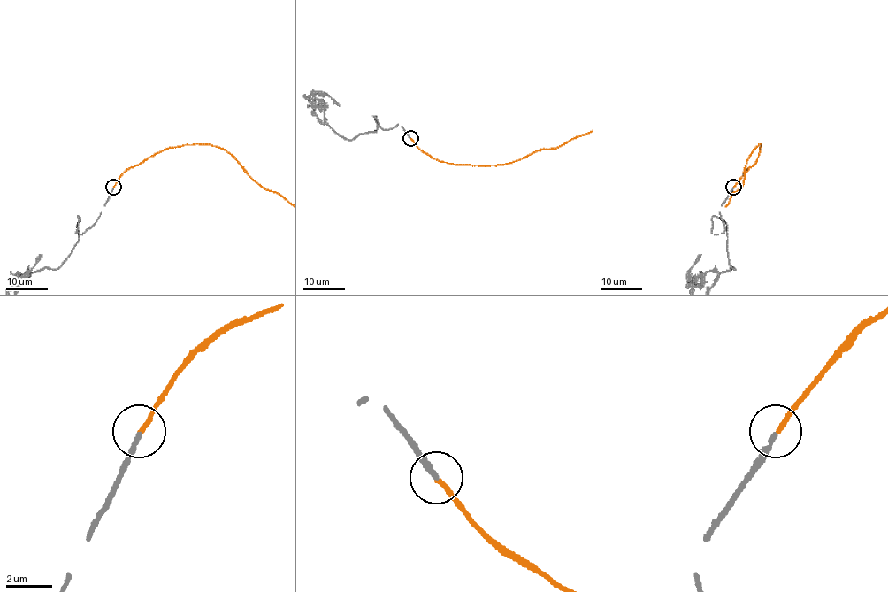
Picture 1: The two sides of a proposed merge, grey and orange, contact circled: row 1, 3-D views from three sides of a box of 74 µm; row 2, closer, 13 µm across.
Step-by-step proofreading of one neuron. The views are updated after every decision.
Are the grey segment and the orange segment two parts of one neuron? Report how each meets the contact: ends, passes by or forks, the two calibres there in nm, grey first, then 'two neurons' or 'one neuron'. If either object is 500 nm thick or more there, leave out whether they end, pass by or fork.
grey ends; orange ends; calibres 200 and 190 nm; one neuron

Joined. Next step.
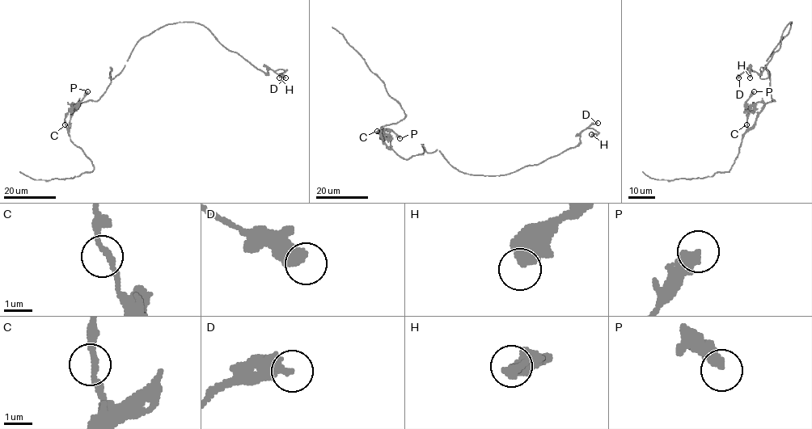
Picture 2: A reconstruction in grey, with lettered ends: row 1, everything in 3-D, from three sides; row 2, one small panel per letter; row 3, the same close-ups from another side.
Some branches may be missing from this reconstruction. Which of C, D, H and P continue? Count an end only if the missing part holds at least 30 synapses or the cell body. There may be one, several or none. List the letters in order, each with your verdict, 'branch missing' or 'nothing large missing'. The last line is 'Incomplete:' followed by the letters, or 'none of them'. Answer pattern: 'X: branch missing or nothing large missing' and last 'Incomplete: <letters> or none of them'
C: nothing large missing
D: nothing large missing
H: nothing large missing
P: nothing large missing
Incomplete: none of them

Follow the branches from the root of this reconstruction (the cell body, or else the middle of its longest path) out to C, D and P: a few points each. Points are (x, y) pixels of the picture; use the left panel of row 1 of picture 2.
C: (111, 67), (111, 84), (101, 97), (97, 101), (78, 102), (66, 115), (65, 124)
D: (111, 67), (113, 78), (142, 38), (168, 24), (191, 22), (264, 73), (270, 68), (285, 77)
P: (111, 67), (111, 84), (101, 97), (97, 101), (78, 102), (73, 108), (87, 91)

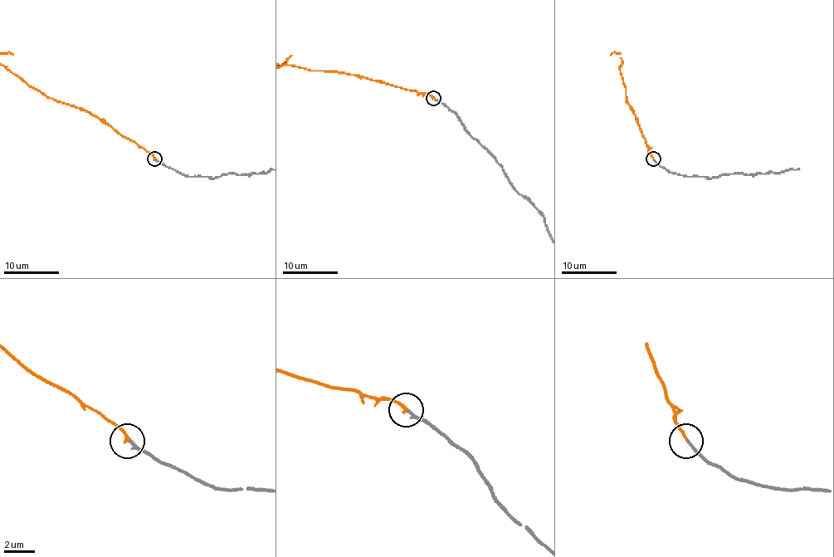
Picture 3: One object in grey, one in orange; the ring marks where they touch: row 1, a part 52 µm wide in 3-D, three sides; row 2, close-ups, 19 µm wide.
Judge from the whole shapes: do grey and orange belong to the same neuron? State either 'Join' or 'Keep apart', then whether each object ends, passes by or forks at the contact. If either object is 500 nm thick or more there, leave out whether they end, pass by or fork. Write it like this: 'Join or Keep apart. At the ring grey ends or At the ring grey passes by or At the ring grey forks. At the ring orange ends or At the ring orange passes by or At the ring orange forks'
Join. At the ring grey ends. At the ring orange ends

